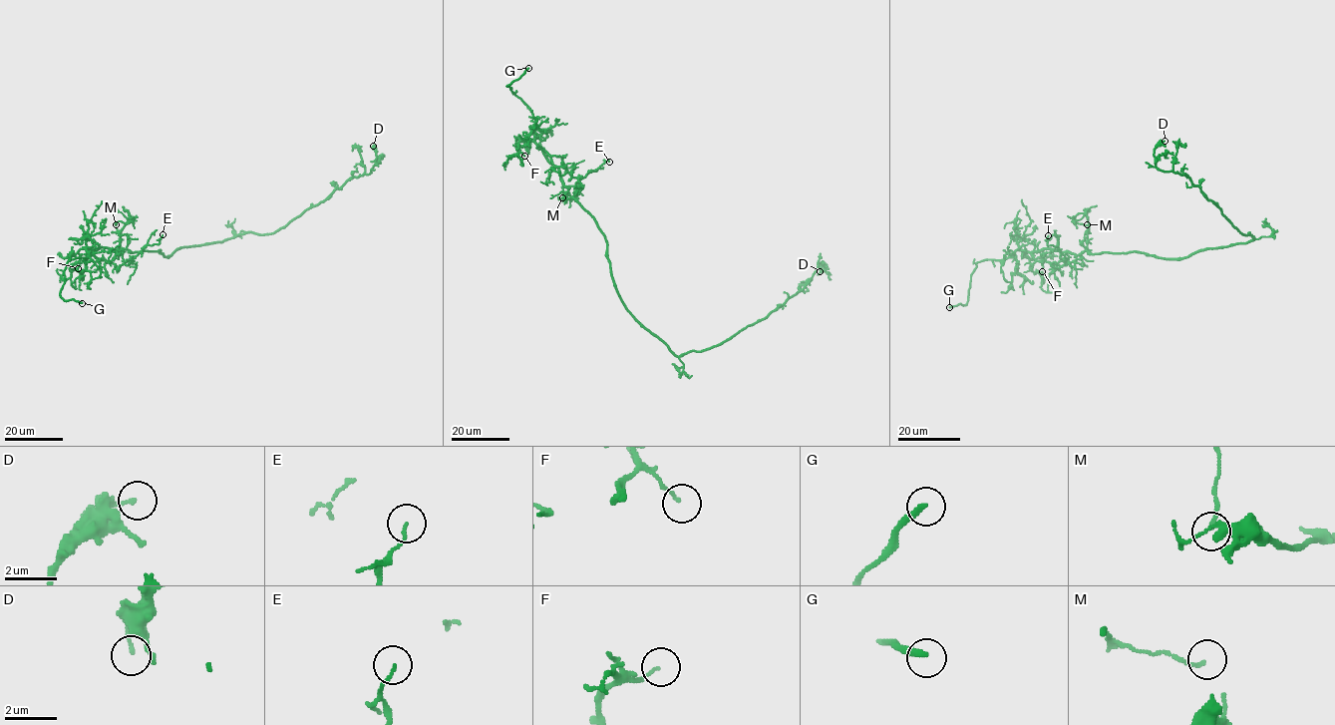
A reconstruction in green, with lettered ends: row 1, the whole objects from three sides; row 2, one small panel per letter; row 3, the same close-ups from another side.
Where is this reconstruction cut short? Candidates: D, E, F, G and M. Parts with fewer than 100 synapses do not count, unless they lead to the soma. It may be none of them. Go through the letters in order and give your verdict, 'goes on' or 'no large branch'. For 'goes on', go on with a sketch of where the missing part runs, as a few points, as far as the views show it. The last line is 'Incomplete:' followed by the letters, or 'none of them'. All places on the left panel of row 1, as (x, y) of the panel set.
D: no large branch
E: no large branch
F: no large branch
G: goes on | (82, 303), (102, 299), (124, 303), (146, 297), (176, 299)
M: no large branch
Incomplete: G

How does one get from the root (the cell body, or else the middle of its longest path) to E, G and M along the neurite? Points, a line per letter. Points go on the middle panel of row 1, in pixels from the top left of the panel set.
E: (619, 294), (605, 236), (569, 194), (559, 171), (538, 147), (554, 166), (575, 178), (583, 178), (609, 162)
G: (619, 294), (605, 236), (569, 194), (559, 171), (534, 141), (531, 110), (507, 86), (528, 68)
M: (619, 294), (605, 236), (573, 198), (565, 197), (576, 197), (576, 186), (563, 186), (562, 197)

